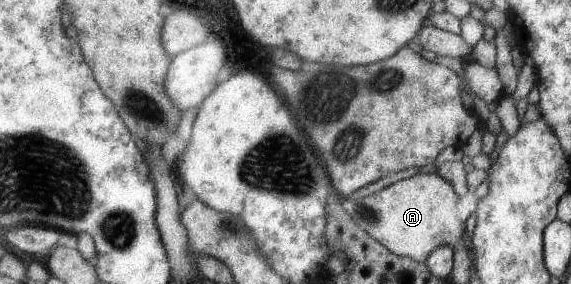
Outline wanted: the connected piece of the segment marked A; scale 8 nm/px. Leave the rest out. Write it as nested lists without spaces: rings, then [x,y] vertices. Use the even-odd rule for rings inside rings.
[[[438,173],[414,174],[404,181],[398,180],[380,193],[356,201],[347,197],[342,199],[347,212],[364,231],[392,253],[417,262],[426,262],[435,249],[452,246],[458,239],[463,239],[466,221],[460,221],[456,215],[458,201],[459,192]]]

